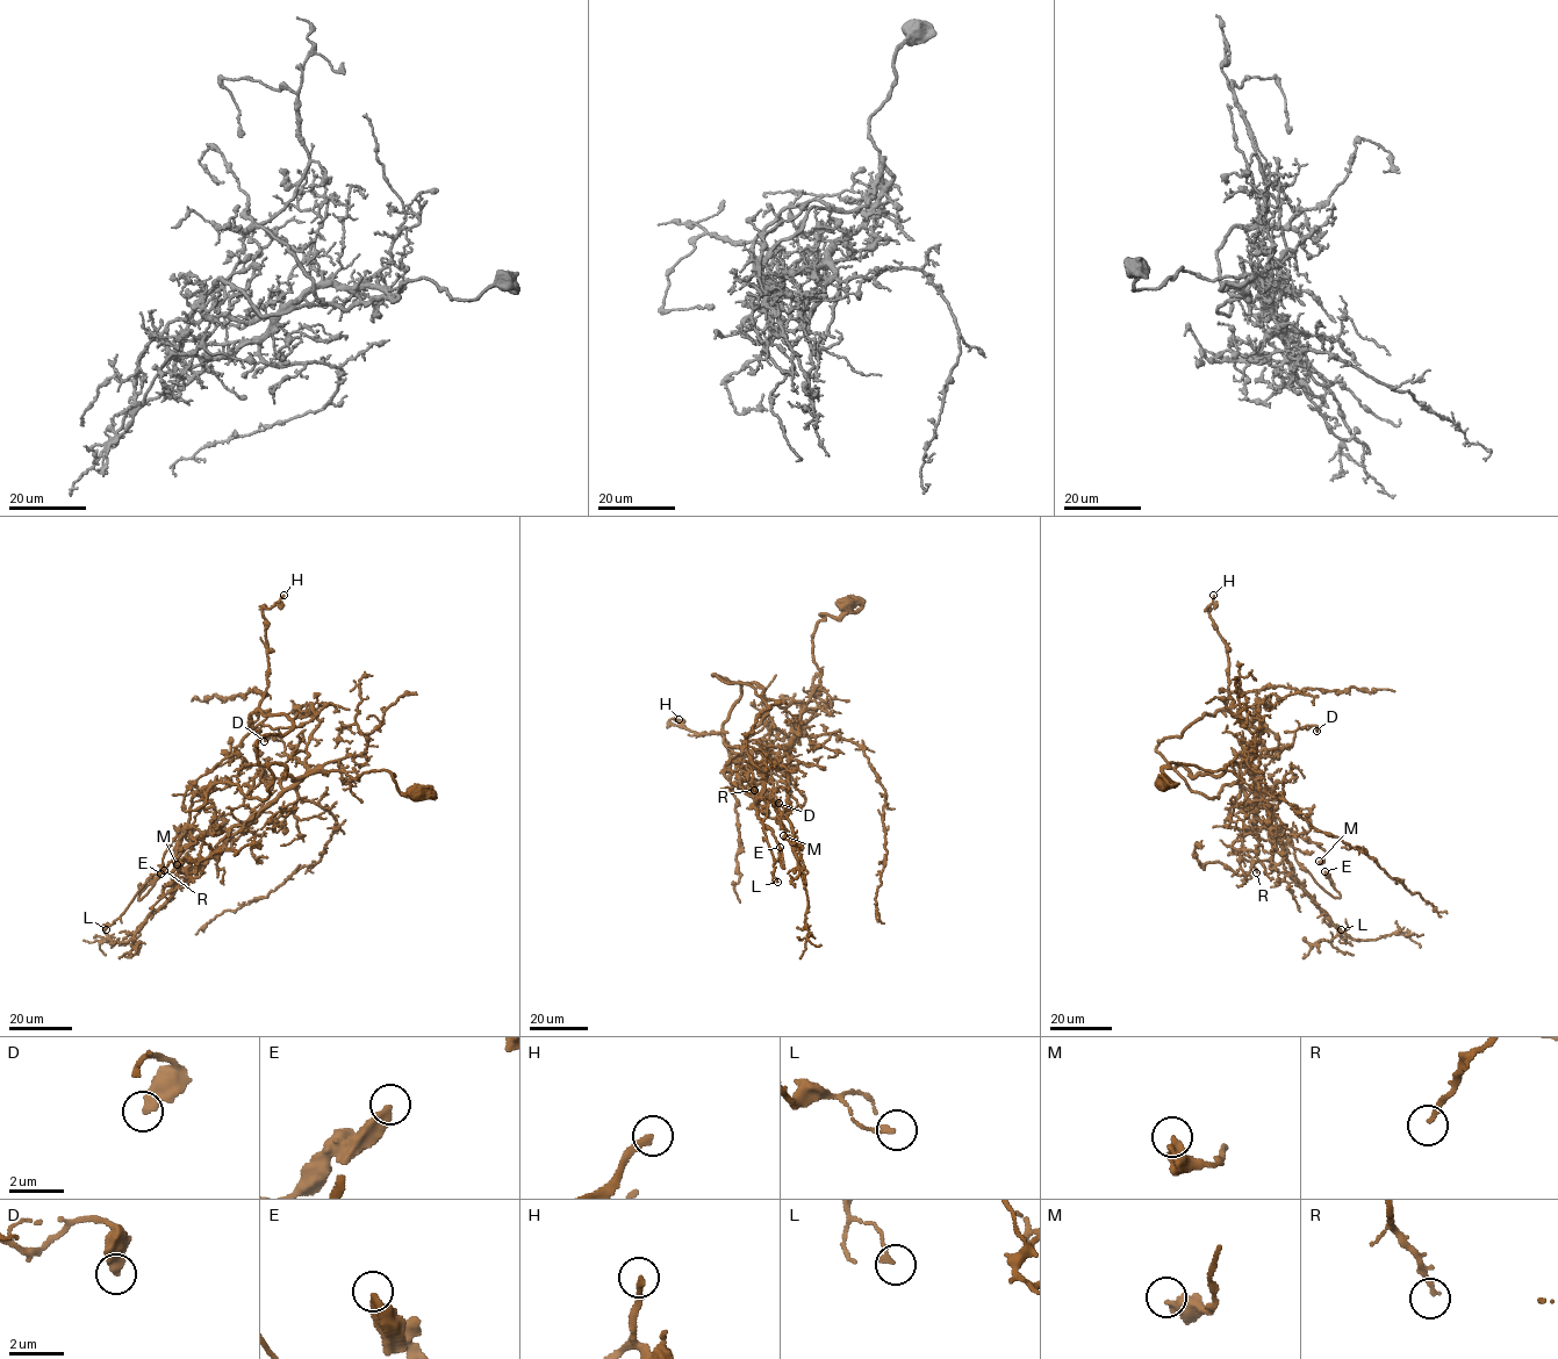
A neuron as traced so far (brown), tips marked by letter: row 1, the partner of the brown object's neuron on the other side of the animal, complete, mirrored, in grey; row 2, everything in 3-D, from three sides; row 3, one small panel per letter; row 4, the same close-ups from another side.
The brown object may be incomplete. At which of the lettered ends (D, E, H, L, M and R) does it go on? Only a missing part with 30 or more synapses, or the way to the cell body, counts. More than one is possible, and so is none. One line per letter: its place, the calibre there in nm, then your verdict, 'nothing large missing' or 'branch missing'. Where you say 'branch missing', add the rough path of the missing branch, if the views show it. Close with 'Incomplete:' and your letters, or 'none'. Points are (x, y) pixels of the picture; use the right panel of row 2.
D: (1316, 731) | 420 nm | nothing large missing
E: (1325, 871) | 400 nm | nothing large missing
H: (1213, 595) | 240 nm | branch missing | (1213, 595), (1210, 558)
L: (1341, 929) | 160 nm | nothing large missing
M: (1319, 861) | 440 nm | nothing large missing
R: (1256, 872) | 180 nm | nothing large missing
Incomplete: H

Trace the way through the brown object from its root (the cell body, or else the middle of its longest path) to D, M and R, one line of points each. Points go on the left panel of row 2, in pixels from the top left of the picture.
D: (415, 792), (400, 792), (385, 770), (356, 781), (340, 770), (309, 770), (288, 757), (278, 736), (264, 741)
M: (415, 792), (385, 770), (356, 781), (316, 770), (179, 853), (182, 836), (193, 848), (177, 864)
R: (415, 792), (400, 792), (385, 770), (356, 781), (316, 770), (245, 820), (199, 834), (164, 870)

